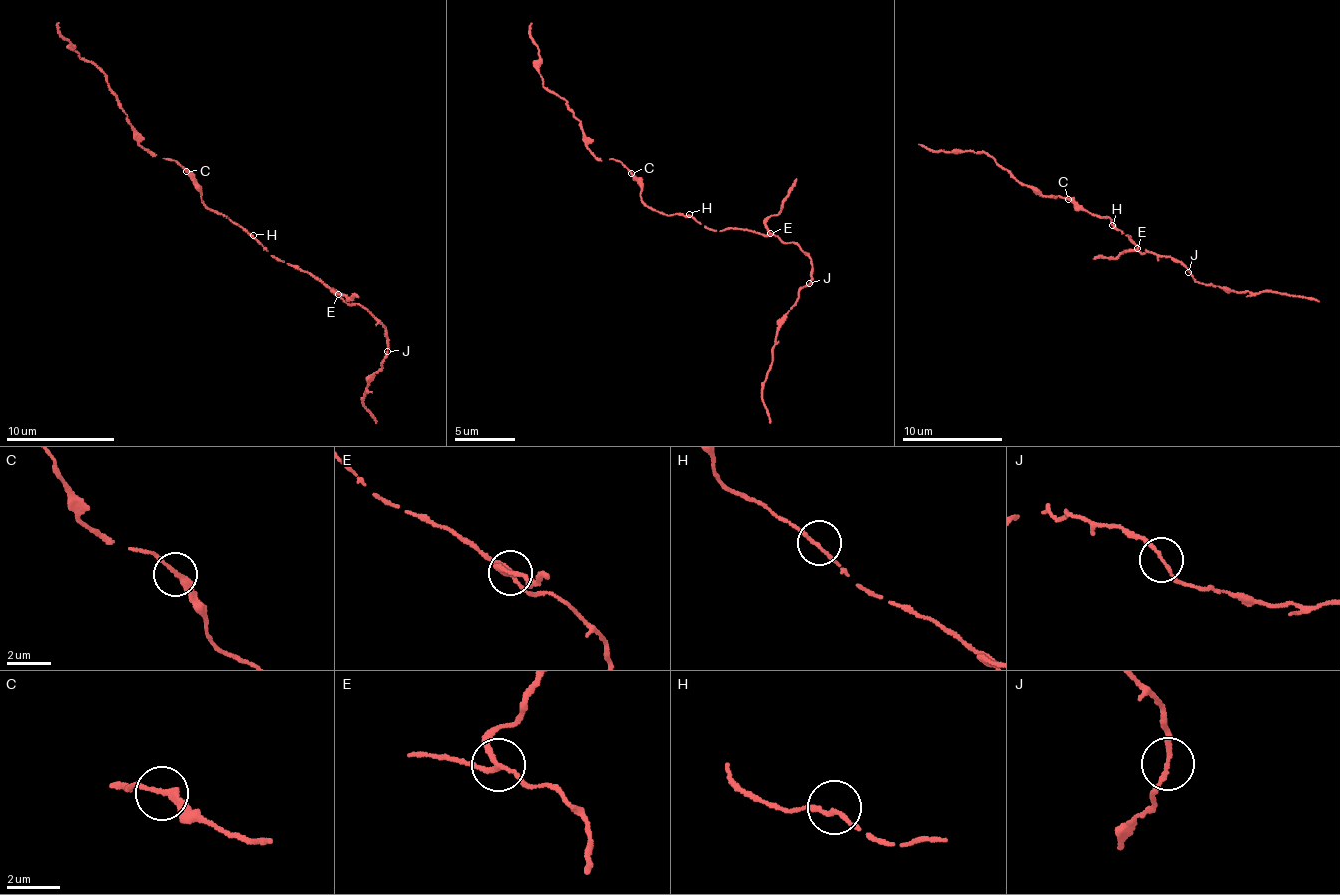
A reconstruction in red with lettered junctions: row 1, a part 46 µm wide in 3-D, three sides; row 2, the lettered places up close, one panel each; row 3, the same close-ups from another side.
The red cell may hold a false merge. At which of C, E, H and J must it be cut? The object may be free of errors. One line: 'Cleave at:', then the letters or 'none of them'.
Cleave at: E

